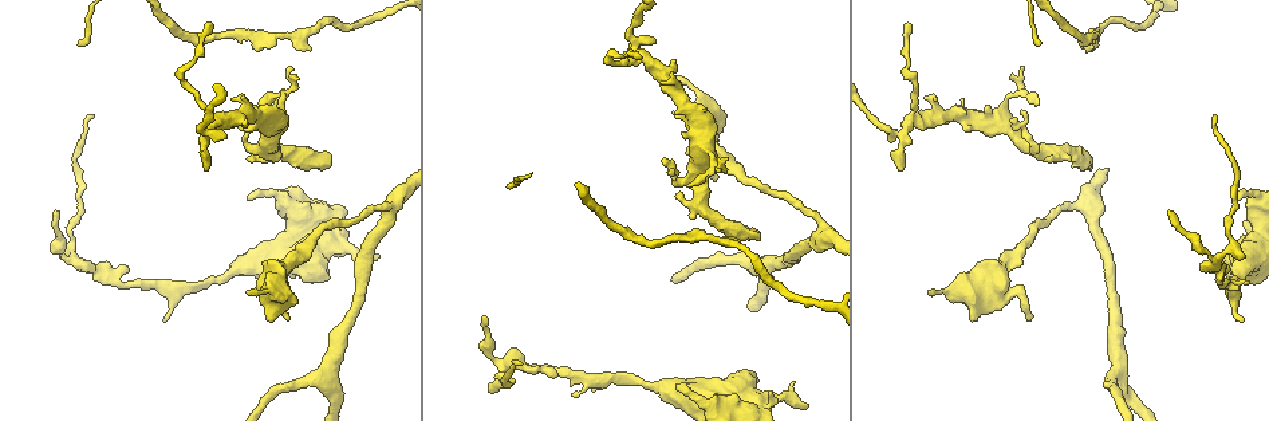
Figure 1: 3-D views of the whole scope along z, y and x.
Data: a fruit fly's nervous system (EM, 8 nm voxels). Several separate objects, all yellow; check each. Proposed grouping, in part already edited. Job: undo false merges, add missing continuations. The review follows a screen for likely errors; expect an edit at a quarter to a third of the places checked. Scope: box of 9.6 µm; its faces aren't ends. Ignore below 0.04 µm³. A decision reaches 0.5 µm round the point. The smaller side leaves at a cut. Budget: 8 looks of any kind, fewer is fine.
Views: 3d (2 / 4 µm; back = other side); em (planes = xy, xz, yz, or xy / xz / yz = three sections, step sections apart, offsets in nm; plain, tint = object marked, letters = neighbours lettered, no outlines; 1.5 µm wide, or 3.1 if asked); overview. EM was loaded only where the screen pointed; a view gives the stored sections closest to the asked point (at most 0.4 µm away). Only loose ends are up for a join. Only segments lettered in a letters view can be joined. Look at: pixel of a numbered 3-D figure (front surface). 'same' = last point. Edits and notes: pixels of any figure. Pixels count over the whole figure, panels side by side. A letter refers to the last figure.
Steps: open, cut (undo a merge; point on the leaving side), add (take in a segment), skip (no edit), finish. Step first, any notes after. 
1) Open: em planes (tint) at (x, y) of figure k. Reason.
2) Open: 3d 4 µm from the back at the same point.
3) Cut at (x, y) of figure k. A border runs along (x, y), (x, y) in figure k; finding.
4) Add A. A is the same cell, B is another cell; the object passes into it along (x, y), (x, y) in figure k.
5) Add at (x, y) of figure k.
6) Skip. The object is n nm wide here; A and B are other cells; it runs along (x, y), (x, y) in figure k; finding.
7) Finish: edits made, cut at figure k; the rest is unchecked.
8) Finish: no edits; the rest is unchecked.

Open: 3d 4 µm at (482, 317) of figure 1. Thin end.

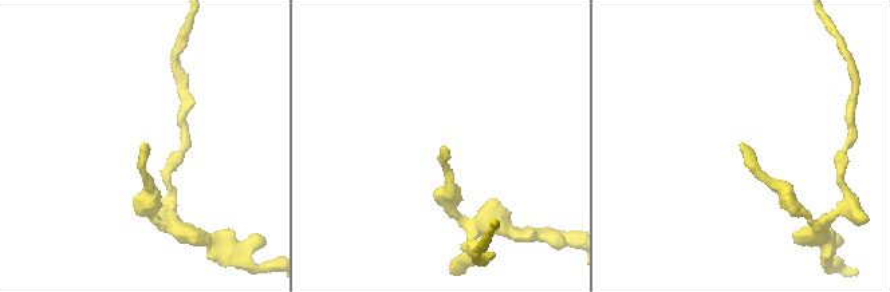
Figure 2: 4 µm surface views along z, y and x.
Open: em planes (letters) at (742, 145) of figure 2. Now the EM.

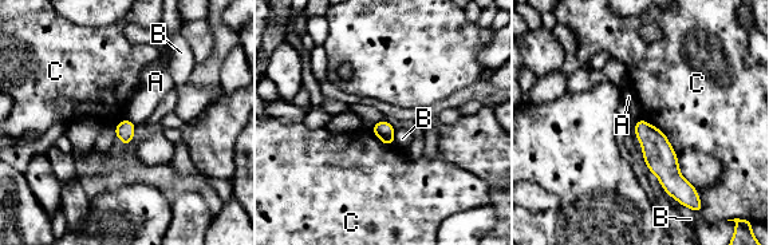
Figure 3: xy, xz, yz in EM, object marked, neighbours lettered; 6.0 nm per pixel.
Skip. A, B and C are other cells; it runs along (641, 123), (682, 194) in figure 3; none of them fits.

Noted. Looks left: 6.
Open: em planes (plain) at (165, 320) of figure 1.

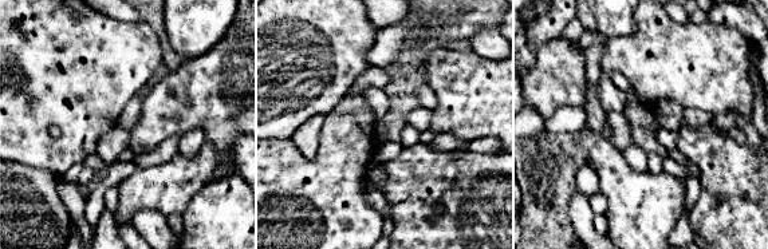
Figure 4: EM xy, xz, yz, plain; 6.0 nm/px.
Open: em planes (letters) at the same point. See the neighbours.

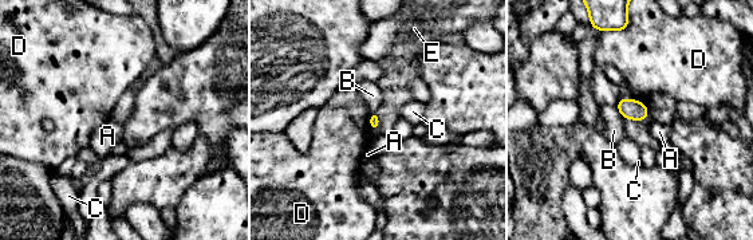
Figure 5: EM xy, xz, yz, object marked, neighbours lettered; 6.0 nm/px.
Skip. The longest contact is with D, 180 nm; A, B, C, D and E are other cells; a border runs along (615, 107), (626, 118) in figure 5; none of them fits.

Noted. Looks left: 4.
Open: em yz step 4 (tint) at (327, 157) of figure 1. Branch stops here.

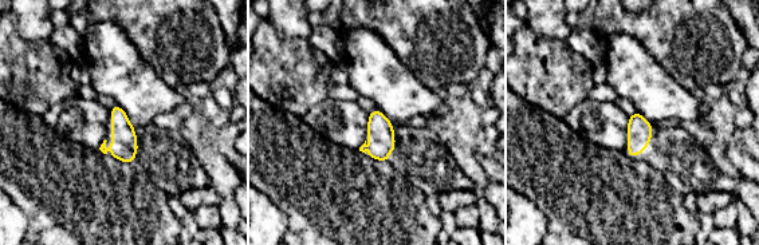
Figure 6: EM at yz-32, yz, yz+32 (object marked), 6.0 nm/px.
Open: em yz step 4 (letters) at the same point. What lies round it.

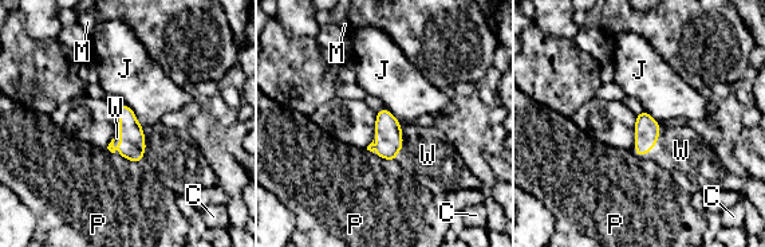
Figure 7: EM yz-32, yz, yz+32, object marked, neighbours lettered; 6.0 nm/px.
Add W. W is the same cell, C, J, M and P are other cells; the cell continues.

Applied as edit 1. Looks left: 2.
Finish: edits made, add at figure 7; the rest is unchecked.

